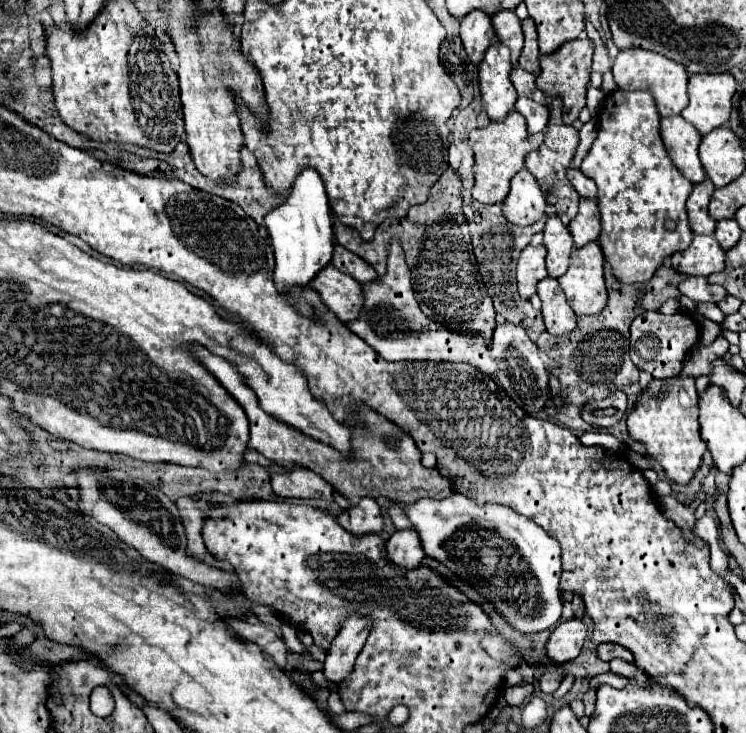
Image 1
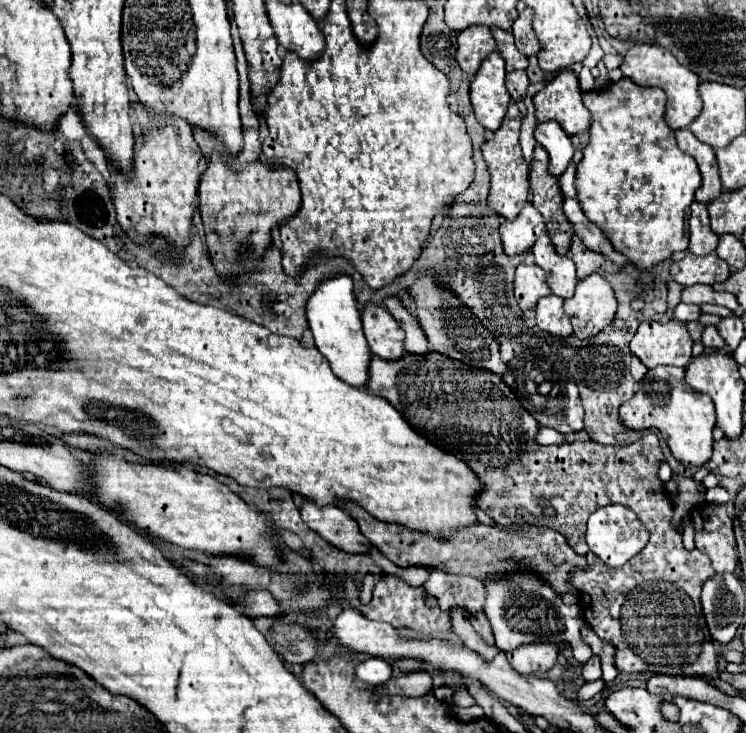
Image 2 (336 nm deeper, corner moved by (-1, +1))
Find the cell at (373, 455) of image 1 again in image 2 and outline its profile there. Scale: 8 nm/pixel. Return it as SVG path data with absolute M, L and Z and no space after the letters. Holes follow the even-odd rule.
M345 502L343 508L357 520L361 532L373 542L373 546L389 558L393 564L399 568L411 568L411 566L423 566L431 570L443 570L449 574L459 574L459 576L471 576L477 580L491 580L491 578L501 578L513 574L513 568L517 564L525 564L525 568L541 574L541 578L549 580L553 584L553 590L563 596L571 592L577 596L577 590L569 582L569 574L575 568L587 568L587 560L569 548L567 540L551 530L551 528L525 528L523 532L517 530L507 530L503 526L485 526L485 524L475 524L467 528L459 528L453 532L451 540L437 540L431 534L415 532L397 524L387 524L379 522L373 518L369 512L365 512L359 504L355 502Z

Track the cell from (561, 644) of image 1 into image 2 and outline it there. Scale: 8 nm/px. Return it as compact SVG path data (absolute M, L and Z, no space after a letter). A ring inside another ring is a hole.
M523 644L521 648L515 648L513 652L507 652L507 660L513 666L515 672L521 674L535 674L535 672L547 672L557 662L557 646L555 644Z

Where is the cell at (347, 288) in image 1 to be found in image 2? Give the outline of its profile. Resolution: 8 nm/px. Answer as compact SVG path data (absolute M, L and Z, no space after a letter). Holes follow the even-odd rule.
M367 304L363 310L363 330L375 356L381 356L383 360L399 360L405 354L405 332L385 308Z

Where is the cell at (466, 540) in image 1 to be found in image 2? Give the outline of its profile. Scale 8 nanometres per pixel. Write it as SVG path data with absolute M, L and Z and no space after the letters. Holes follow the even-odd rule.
M515 572L513 576L505 576L501 580L485 580L483 584L487 588L487 602L483 612L491 622L495 646L499 650L511 652L527 642L551 642L557 646L569 642L579 664L585 664L593 656L591 648L579 634L581 626L585 624L581 608L577 604L565 606L563 600L553 592L553 588L533 572Z

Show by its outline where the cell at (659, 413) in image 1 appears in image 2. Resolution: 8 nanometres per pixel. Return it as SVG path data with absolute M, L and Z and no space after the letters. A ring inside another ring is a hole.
M657 366L637 382L637 392L619 408L621 422L631 430L657 428L671 448L673 456L687 468L703 466L713 452L715 404L709 396L695 392L685 382L685 370L677 366Z

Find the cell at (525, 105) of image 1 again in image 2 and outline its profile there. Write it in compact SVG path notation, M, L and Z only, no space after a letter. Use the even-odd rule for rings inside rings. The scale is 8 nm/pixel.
M551 120L551 122L543 122L537 126L535 140L549 154L549 174L559 178L567 170L573 158L573 144L569 136L563 132L563 128L557 122Z

